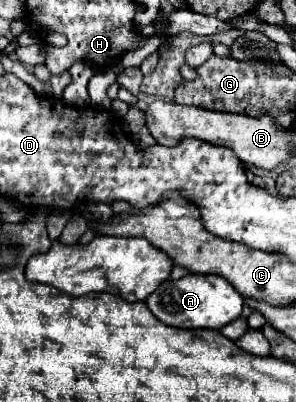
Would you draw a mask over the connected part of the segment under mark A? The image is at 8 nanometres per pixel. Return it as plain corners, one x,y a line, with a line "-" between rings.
188,273
178,281
164,281
146,299
150,311
166,325
184,329
216,329
220,331
228,323
236,321
242,313
244,299
238,291
224,279
216,275
194,275

